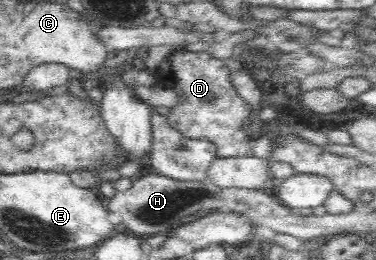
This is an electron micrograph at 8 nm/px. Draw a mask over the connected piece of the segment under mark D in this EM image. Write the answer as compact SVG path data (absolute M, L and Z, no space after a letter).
M176 50L160 61L156 85L178 94L178 103L170 107L169 124L194 139L207 139L217 147L217 157L250 157L252 141L244 130L251 108L236 92L231 73L220 60L210 54Z

